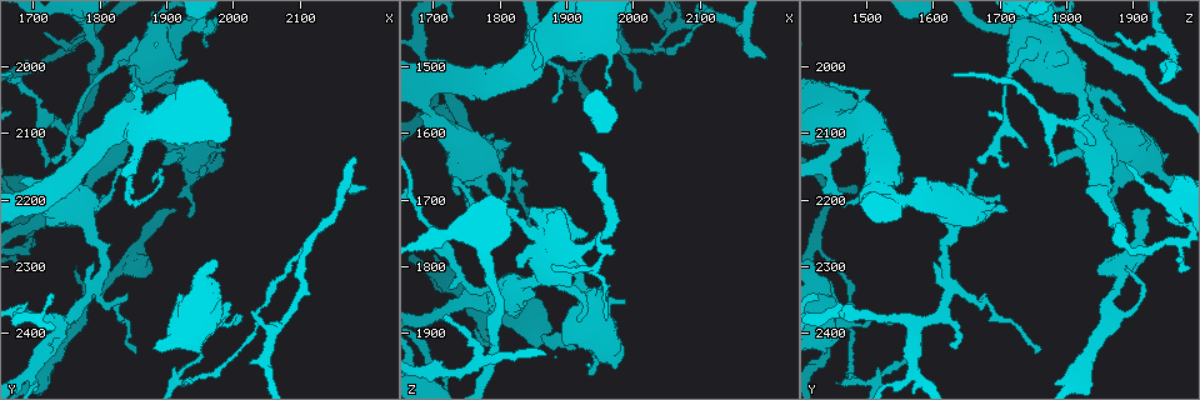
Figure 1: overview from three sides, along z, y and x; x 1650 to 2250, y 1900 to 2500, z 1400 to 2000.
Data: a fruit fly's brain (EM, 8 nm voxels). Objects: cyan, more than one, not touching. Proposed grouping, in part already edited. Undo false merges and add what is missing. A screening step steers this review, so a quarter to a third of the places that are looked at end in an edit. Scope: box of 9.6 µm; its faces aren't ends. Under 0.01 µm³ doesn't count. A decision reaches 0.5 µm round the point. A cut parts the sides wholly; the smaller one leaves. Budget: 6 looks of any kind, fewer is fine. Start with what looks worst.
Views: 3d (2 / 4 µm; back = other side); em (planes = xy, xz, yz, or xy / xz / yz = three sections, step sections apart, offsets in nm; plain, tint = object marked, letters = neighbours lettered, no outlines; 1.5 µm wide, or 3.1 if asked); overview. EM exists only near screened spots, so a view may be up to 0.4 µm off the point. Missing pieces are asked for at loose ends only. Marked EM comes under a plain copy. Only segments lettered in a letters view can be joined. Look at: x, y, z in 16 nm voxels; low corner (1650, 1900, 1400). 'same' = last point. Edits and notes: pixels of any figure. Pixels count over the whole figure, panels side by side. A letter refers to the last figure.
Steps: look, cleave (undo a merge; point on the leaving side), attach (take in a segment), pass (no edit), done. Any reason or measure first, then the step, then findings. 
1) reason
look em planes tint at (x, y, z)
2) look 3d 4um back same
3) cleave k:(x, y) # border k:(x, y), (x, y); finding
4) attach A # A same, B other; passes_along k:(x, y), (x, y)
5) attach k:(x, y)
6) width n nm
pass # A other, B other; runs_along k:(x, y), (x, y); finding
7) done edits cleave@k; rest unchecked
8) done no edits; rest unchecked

branch stops here
look em xz step 4 tint at (1720, 1950, 1870)

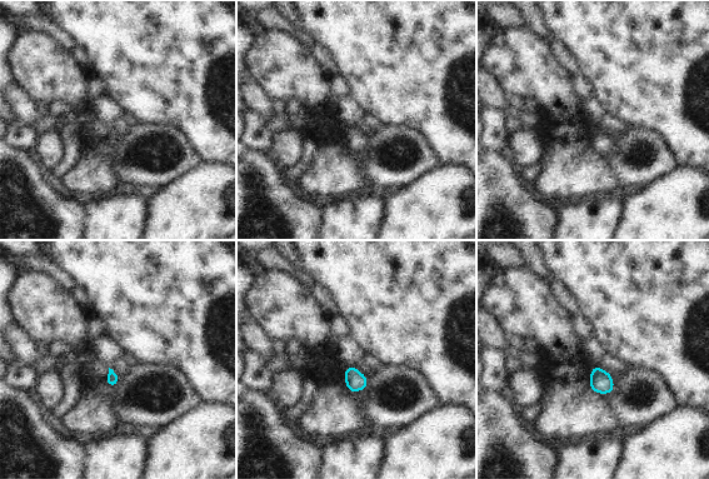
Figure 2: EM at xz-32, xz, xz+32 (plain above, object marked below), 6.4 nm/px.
cut it another way
look em planes letters same

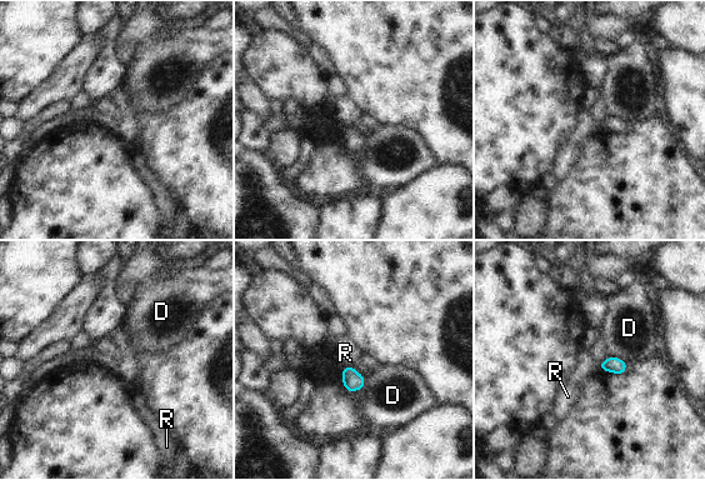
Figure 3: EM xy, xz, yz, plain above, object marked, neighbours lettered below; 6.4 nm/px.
longest_contact D 150 nm
pass # D other, R other; no lettered segment goes on from it

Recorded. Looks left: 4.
free end
look em xz step 8 tint at (1720, 2155, 1785)

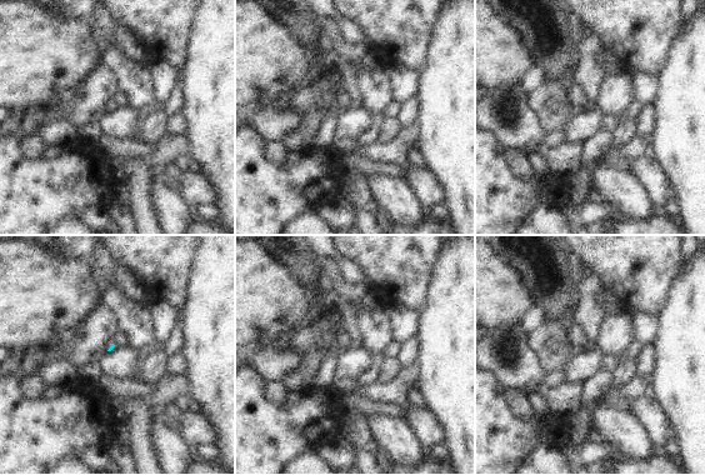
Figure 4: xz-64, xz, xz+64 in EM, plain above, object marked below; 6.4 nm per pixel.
another direction
look em planes letters same

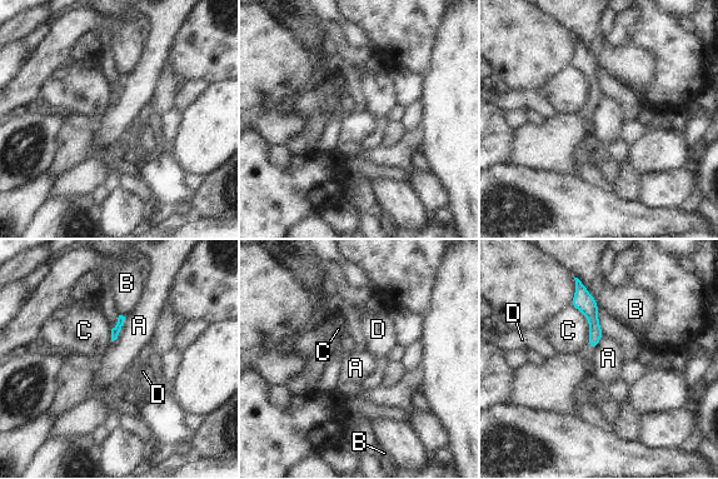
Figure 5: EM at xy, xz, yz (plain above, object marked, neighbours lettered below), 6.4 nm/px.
pass # A other, B other, C other, D other; border 5:(125, 317), (120, 334), (111, 342); no lettered segment goes on from it

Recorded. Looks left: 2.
done no edits; rest unchecked

